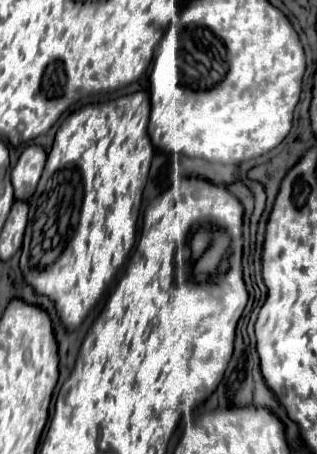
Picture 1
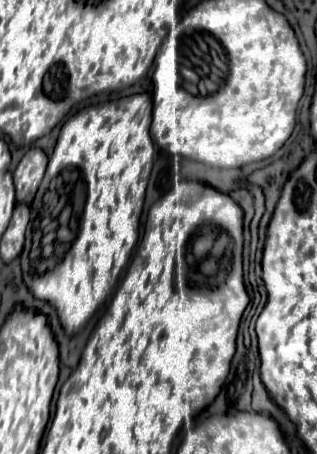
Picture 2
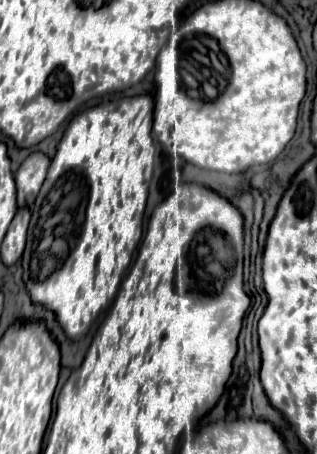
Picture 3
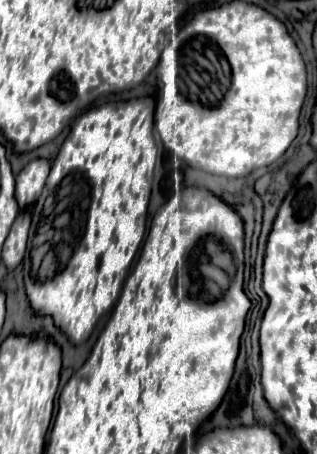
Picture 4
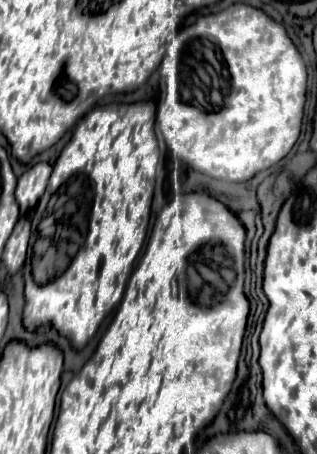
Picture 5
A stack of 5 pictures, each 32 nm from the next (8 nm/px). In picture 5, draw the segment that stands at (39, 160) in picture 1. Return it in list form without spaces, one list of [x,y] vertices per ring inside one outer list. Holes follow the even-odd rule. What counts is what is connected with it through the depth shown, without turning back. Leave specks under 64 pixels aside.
[[[34,164],[30,166],[20,178],[18,178],[18,186],[16,186],[16,202],[20,206],[20,214],[26,216],[40,200],[40,196],[46,190],[48,178],[52,174],[52,166],[50,164]]]

